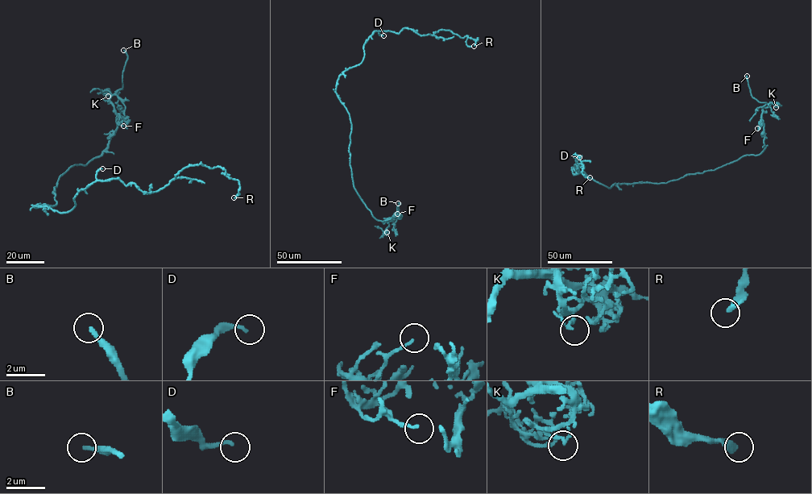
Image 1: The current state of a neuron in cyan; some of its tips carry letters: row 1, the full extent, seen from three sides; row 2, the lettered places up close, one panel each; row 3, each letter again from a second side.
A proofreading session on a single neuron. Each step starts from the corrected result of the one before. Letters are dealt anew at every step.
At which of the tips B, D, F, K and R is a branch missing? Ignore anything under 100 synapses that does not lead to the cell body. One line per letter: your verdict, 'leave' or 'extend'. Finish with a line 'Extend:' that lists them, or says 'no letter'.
B: extend
D: leave
F: leave
K: leave
R: leave
Extend: B

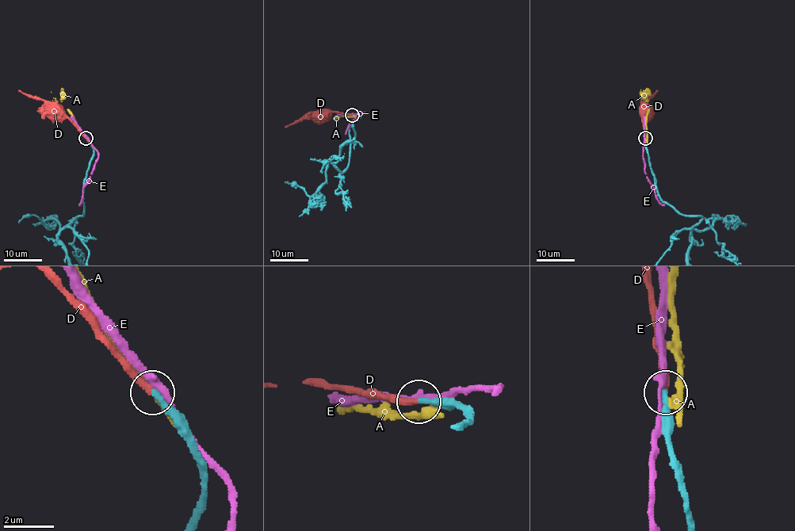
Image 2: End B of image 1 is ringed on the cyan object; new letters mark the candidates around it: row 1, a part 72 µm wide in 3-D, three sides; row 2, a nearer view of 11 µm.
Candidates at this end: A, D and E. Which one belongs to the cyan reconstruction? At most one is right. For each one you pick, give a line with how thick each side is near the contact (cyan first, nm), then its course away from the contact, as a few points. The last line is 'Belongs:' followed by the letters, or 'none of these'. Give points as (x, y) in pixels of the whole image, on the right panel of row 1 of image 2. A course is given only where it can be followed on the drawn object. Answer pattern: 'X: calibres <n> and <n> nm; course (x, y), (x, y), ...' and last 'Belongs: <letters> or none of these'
D: calibres 240 and 240 nm; course (644, 138), (642, 118), (647, 110)
Belongs: D

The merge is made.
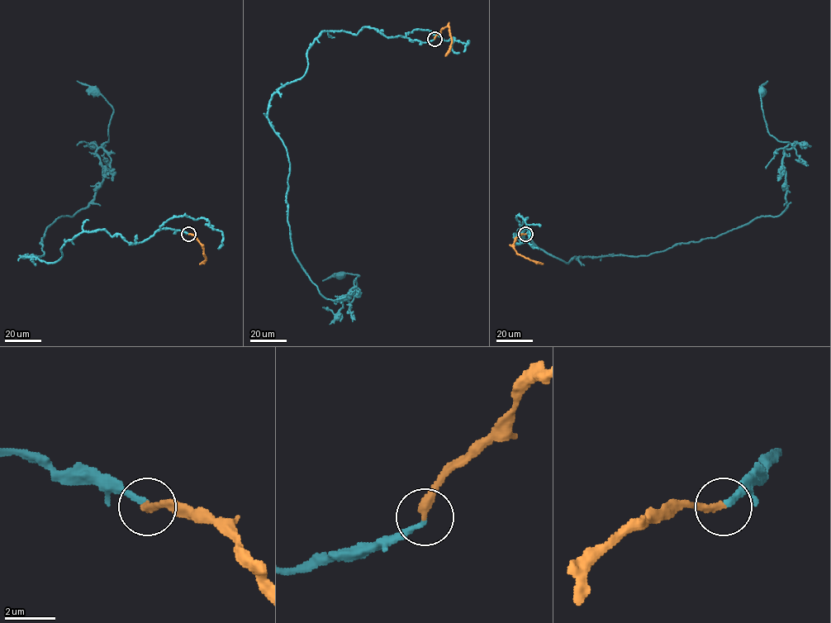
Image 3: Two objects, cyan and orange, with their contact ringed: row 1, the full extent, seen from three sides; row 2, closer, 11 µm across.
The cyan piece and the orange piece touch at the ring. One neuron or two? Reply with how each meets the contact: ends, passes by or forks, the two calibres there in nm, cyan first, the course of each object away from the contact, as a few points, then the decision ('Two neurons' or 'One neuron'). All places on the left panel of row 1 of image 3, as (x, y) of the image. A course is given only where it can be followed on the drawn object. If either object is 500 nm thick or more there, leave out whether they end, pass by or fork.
At the ring cyan ends. At the ring orange ends. Thickness 200 nm (cyan) against 320 nm. Course of cyan: (188, 234), (98, 230), (54, 262), (21, 256), (43, 255), (46, 229), (102, 180), (113, 111), (95, 91). Course of orange: (188, 234), (192, 234), (203, 250), (206, 259), (199, 263). One neuron

